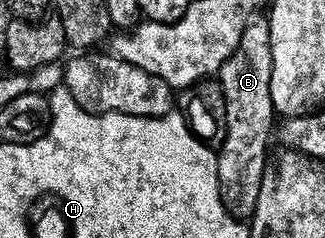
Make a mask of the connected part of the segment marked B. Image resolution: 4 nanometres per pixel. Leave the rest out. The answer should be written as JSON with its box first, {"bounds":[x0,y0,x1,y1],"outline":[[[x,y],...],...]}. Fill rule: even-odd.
{"bounds":[216,16,275,220],"outline":[[[254,16],[245,25],[243,36],[233,54],[225,61],[219,71],[221,91],[227,104],[227,124],[225,125],[225,139],[216,151],[217,175],[219,176],[219,196],[233,218],[242,220],[252,219],[255,204],[259,200],[261,184],[267,177],[265,171],[265,157],[269,154],[269,133],[274,133],[275,111],[271,104],[271,36],[269,23],[264,17]]]}

